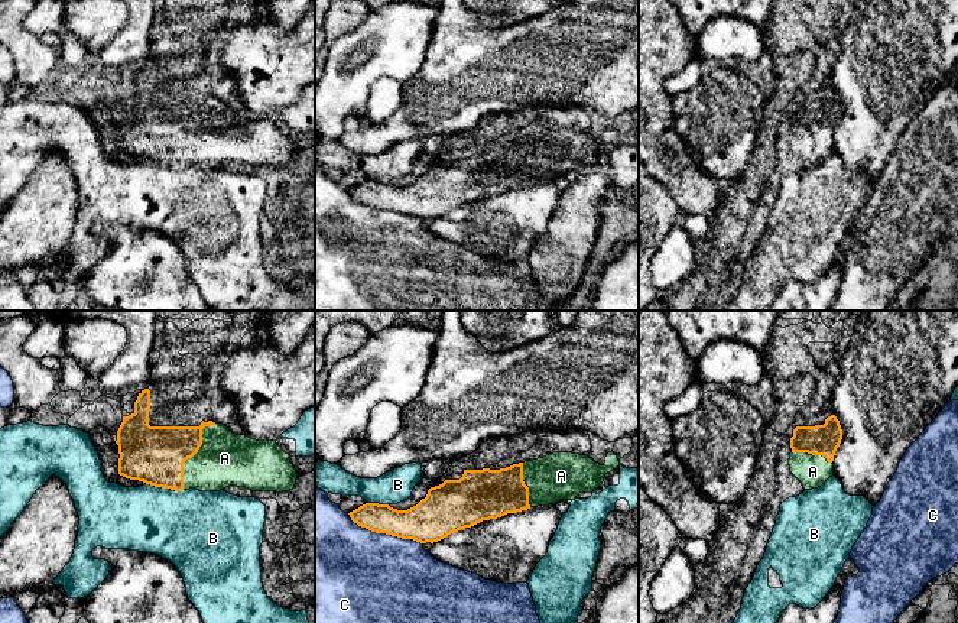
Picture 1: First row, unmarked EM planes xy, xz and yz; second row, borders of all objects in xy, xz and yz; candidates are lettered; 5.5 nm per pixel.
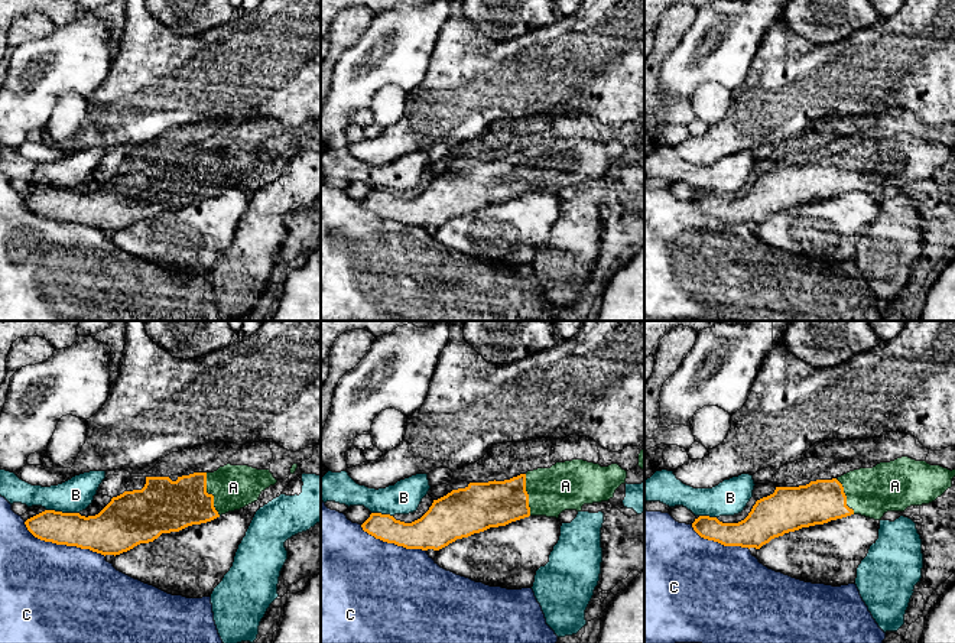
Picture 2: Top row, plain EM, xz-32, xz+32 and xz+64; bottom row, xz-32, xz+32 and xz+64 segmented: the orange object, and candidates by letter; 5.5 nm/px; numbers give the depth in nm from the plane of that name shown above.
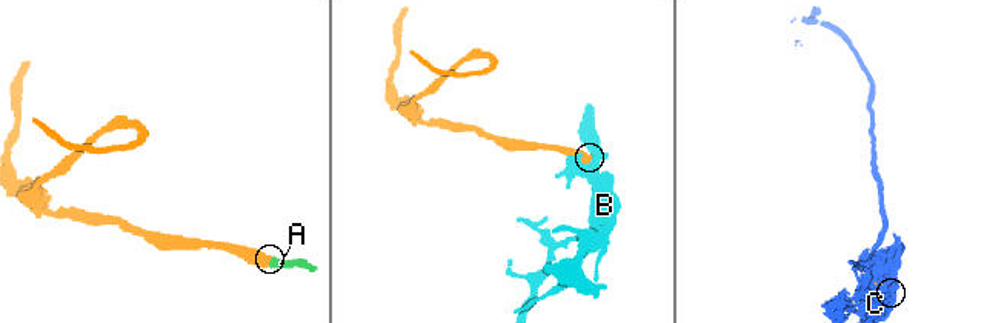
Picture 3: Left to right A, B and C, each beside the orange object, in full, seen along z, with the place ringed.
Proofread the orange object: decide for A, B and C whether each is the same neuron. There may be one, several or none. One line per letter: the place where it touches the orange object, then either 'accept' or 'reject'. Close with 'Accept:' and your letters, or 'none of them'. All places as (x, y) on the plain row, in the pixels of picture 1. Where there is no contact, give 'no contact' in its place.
A: contact xy (194, 130); accept
B: contact xy (165, 164); reject
C: contact xz (385, 208); reject
Accept: A

